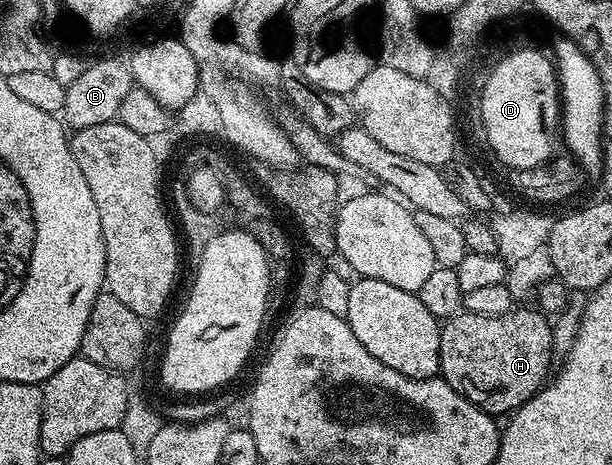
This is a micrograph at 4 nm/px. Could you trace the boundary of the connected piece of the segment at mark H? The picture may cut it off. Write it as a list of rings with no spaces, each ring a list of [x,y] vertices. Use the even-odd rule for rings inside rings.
[[[512,309],[497,317],[481,317],[468,311],[456,313],[442,324],[439,333],[439,375],[457,393],[461,393],[461,397],[465,397],[488,415],[500,417],[499,415],[514,413],[518,407],[529,404],[546,379],[548,382],[552,367],[551,327],[547,323],[550,323],[548,316],[538,309]]]

